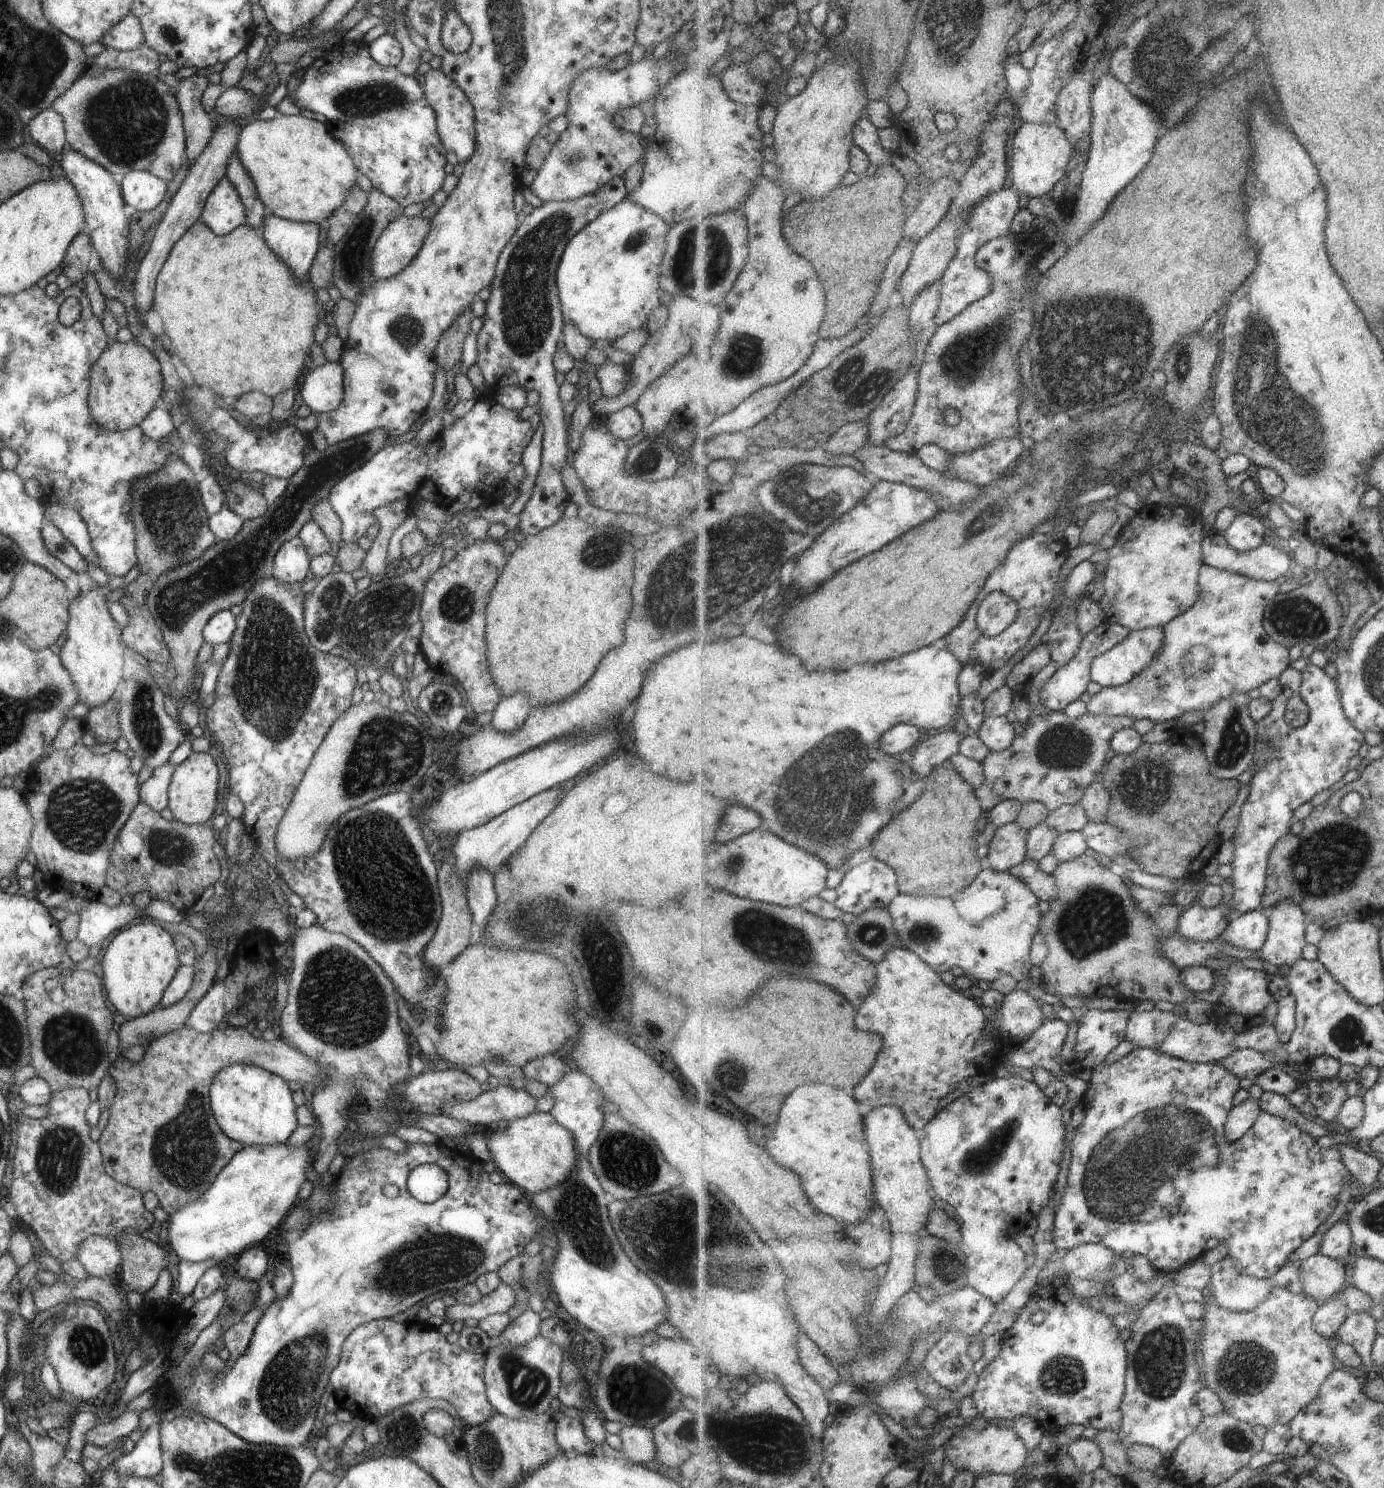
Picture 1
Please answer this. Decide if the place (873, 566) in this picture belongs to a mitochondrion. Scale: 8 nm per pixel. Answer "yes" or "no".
no

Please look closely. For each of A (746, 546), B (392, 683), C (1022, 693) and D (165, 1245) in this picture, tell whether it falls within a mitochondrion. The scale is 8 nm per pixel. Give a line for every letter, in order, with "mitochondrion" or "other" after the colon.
A: mitochondrion
B: other
C: other
D: other

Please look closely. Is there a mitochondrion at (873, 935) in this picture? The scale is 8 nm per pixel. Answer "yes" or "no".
yes

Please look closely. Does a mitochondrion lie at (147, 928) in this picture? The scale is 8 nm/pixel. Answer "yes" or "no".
no

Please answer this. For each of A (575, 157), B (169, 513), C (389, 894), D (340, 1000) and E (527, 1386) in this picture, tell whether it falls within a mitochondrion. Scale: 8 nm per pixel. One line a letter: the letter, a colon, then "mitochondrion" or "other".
A: mitochondrion
B: mitochondrion
C: mitochondrion
D: mitochondrion
E: mitochondrion

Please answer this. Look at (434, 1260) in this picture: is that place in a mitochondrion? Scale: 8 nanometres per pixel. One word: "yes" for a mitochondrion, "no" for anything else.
yes

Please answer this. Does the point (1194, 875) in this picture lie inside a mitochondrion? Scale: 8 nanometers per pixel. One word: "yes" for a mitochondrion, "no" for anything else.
no

